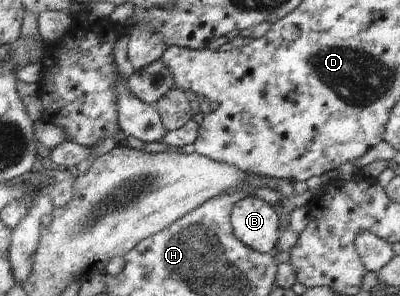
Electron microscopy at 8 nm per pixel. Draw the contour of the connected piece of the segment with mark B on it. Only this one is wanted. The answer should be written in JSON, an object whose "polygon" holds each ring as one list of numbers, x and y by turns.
{"polygon":[[245,196,232,214,237,238,260,253,272,253,281,240,281,220,269,201]]}

